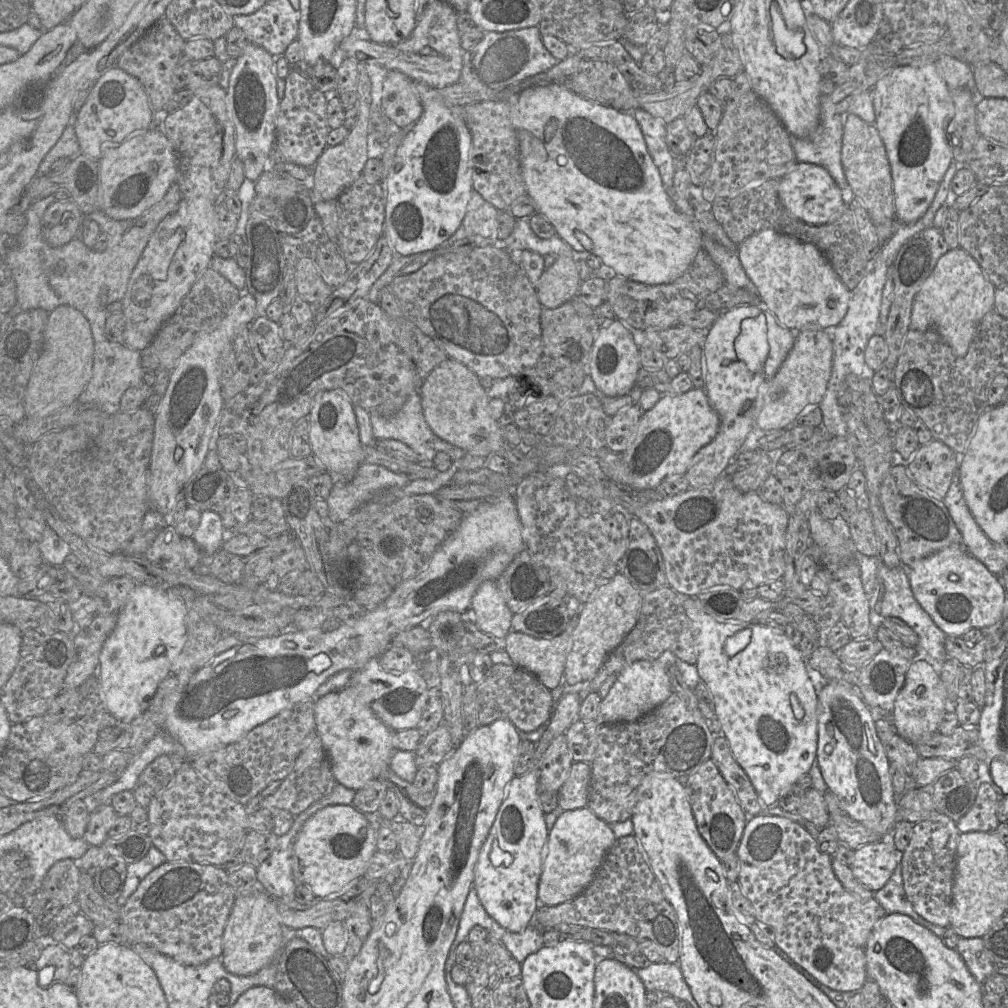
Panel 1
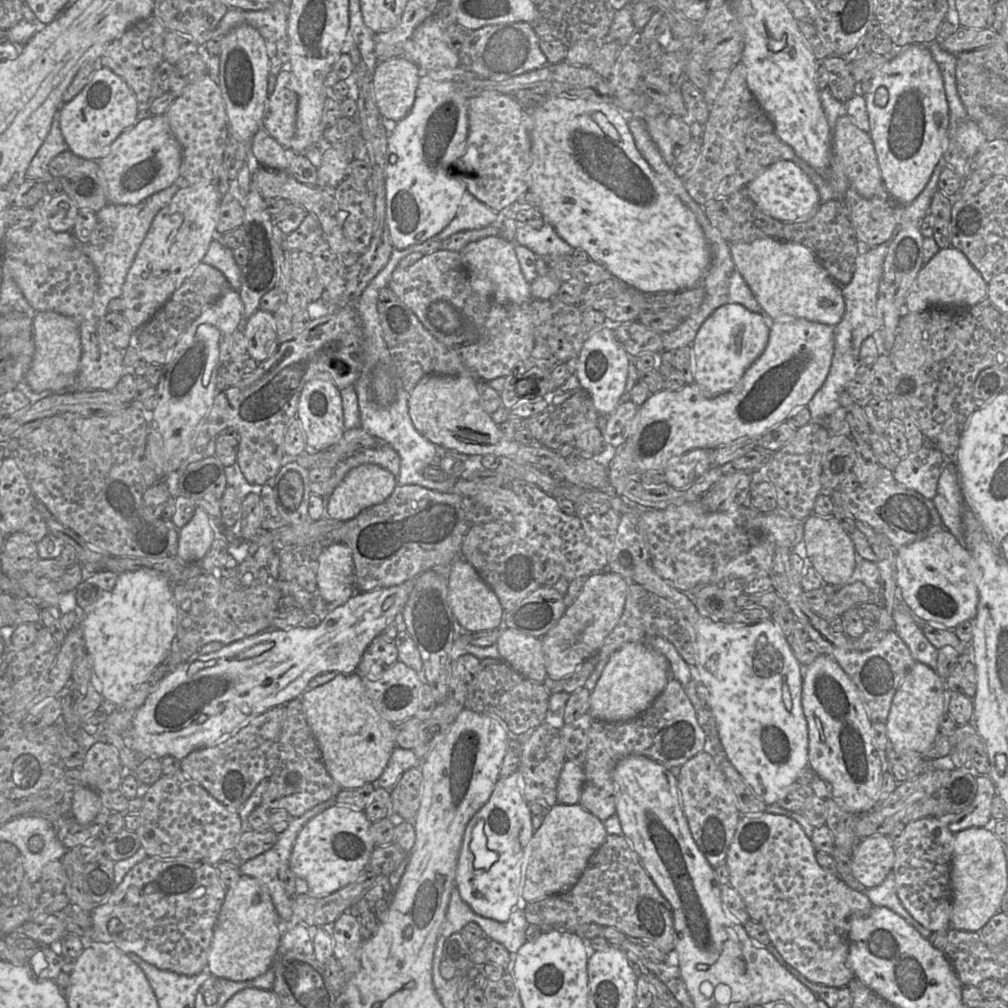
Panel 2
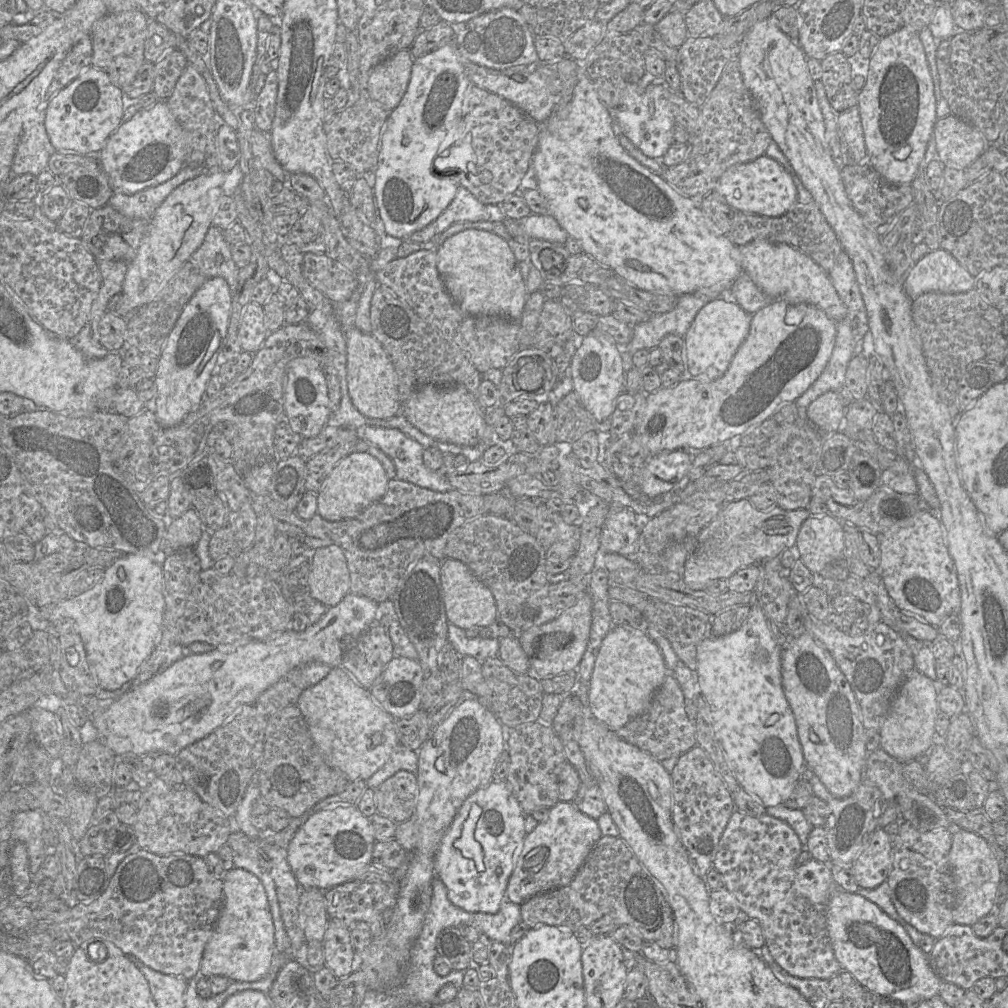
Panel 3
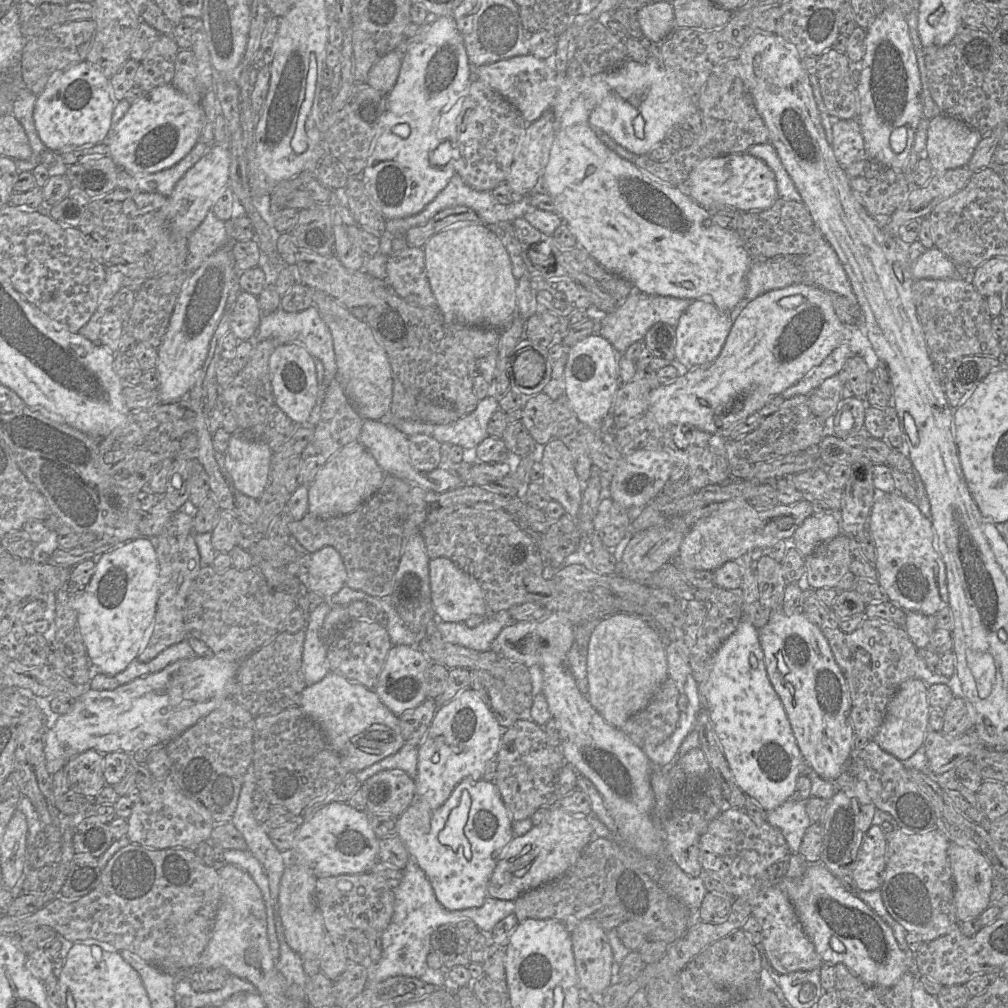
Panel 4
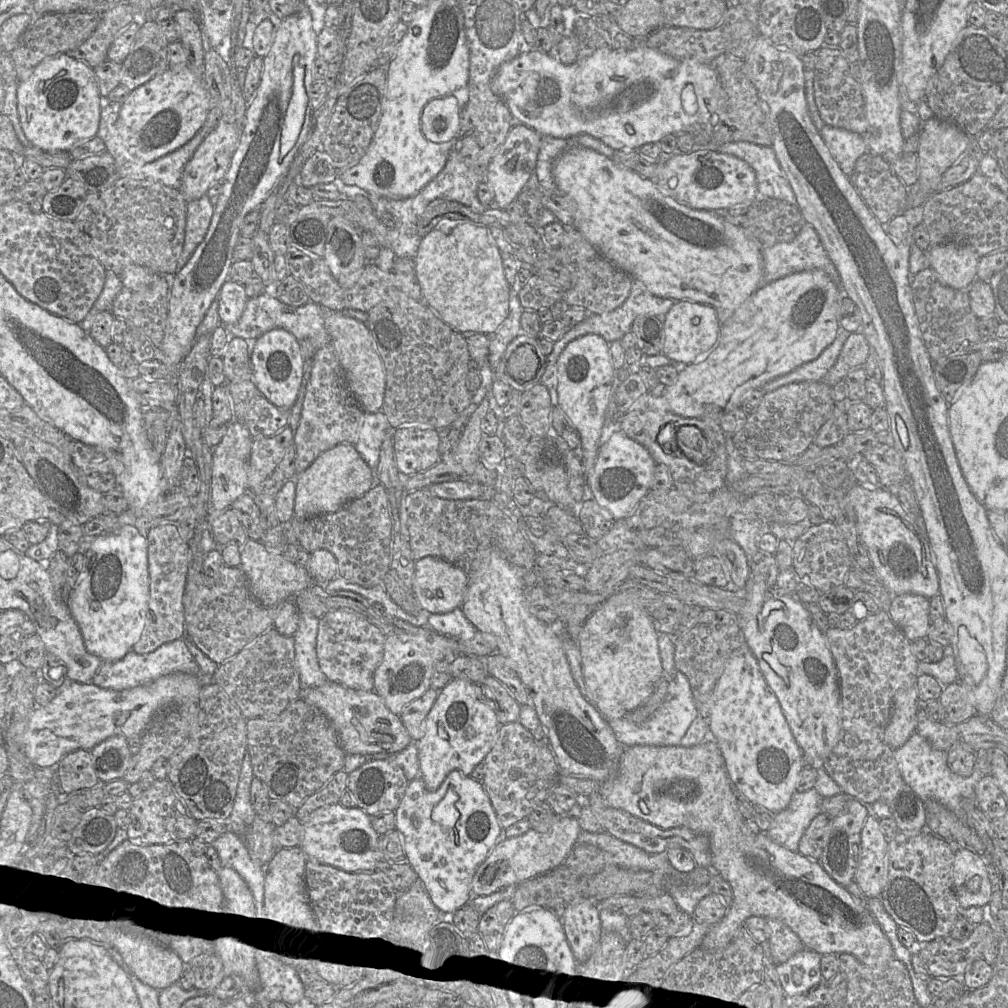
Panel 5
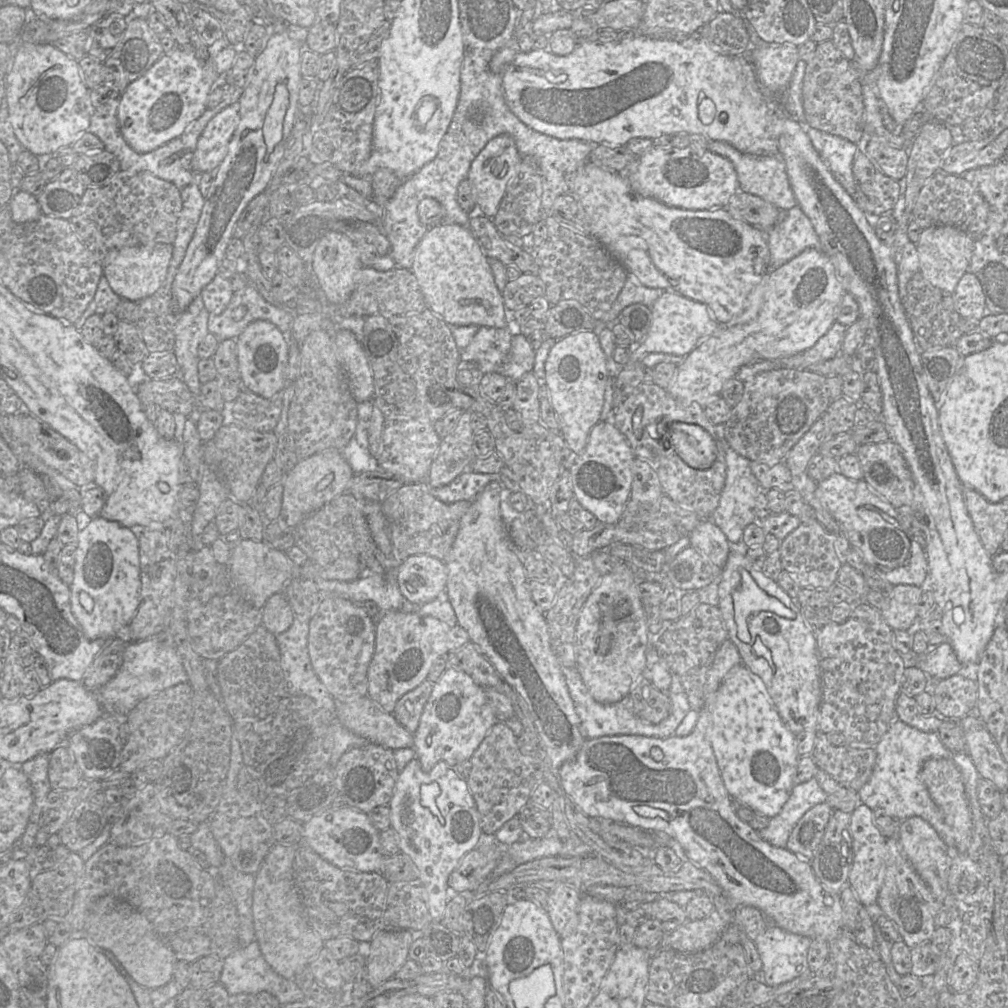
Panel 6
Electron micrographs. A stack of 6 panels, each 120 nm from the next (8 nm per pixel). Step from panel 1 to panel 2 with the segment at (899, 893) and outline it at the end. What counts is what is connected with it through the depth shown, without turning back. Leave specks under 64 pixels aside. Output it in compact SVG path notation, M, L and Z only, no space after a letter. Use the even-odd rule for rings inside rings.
M892 871L879 886L863 889L862 891L874 906L886 907L892 910L913 926L924 938L928 939L934 933L923 927L904 908L897 894L895 876Z

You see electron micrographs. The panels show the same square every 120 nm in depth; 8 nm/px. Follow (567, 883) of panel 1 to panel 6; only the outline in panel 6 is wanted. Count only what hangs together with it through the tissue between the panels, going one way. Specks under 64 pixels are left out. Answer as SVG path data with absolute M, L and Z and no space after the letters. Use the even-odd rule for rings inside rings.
M482 834L476 849L466 853L450 874L448 886L457 894L475 891L489 878L505 847L496 841L495 834Z

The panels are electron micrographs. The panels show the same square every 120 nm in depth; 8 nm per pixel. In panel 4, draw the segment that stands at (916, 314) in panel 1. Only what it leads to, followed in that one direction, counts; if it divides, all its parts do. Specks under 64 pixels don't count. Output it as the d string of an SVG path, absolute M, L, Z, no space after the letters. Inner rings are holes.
M939 249L926 250L911 264L911 274L917 279L958 279L959 269Z

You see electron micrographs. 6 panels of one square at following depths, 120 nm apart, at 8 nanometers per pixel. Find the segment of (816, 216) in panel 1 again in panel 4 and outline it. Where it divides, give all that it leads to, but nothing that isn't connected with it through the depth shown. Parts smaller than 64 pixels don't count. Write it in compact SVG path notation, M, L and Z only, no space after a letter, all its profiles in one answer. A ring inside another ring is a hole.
M748 153L704 159L690 172L685 186L677 187L710 212L713 206L729 206L742 212L762 211L779 198L773 171L763 160Z

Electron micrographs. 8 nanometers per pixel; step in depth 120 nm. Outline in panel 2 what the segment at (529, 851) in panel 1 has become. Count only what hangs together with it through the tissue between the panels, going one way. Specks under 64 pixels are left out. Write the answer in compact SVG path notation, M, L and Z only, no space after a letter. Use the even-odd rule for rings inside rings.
M519 771L497 781L489 800L466 826L457 862L455 887L462 900L476 914L498 922L506 922L514 908L523 910L528 904L521 898L523 857L534 830L523 789Z

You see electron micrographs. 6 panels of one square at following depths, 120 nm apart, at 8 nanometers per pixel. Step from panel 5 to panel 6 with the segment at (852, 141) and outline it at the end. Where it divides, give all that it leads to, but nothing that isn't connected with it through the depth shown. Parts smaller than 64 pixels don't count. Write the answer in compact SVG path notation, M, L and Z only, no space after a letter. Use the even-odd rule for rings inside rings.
M807 123L802 128L834 178L854 198L853 162L858 150L856 143L810 127Z

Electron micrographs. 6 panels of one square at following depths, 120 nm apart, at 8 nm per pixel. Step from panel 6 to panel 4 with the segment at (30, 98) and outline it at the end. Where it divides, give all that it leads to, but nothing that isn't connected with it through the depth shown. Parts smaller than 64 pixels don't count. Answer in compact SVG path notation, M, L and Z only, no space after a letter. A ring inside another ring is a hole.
M83 61L51 75L44 90L37 95L33 118L38 135L47 150L62 152L103 143L113 130L112 115L116 105L110 79L98 68Z

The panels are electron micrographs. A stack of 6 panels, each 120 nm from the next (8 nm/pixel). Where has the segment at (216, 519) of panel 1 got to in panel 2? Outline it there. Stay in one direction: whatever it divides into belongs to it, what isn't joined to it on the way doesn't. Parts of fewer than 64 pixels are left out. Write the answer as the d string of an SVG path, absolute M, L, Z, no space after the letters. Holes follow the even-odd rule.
M196 507L190 521L179 529L176 559L185 563L202 561L216 538L207 513Z

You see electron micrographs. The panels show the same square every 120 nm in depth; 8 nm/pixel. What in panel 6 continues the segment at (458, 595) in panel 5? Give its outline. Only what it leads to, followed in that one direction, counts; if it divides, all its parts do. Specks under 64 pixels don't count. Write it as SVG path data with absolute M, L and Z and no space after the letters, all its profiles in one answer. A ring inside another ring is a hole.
M413 555L395 569L399 591L406 600L420 606L434 600L445 591L445 562L429 555Z

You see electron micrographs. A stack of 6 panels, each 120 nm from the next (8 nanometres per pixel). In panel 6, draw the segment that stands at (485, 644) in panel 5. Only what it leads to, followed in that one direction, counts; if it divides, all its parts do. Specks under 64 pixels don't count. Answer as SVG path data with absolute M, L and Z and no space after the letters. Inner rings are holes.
M389 611L375 624L375 648L367 670L367 696L387 713L392 713L396 702L407 692L427 679L434 661L441 655L458 649L470 641L465 629L448 625L434 617L416 611Z

